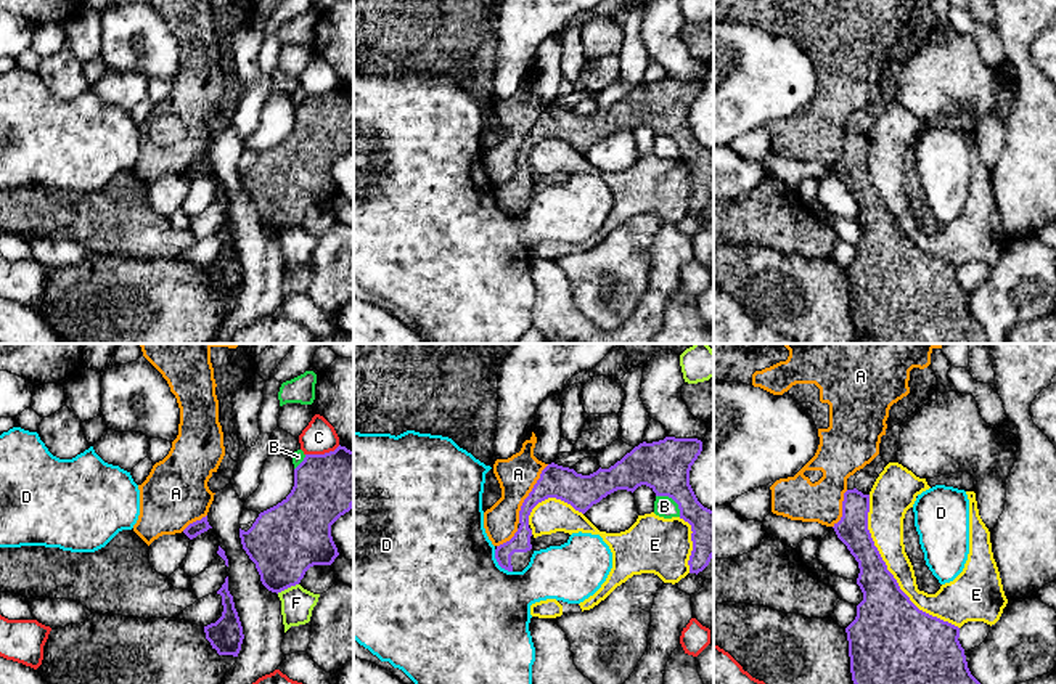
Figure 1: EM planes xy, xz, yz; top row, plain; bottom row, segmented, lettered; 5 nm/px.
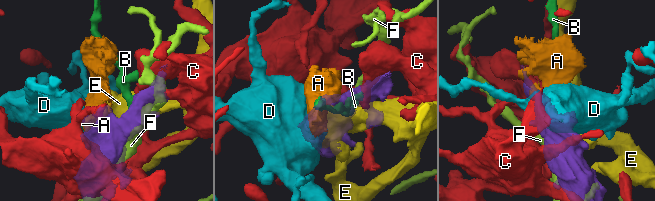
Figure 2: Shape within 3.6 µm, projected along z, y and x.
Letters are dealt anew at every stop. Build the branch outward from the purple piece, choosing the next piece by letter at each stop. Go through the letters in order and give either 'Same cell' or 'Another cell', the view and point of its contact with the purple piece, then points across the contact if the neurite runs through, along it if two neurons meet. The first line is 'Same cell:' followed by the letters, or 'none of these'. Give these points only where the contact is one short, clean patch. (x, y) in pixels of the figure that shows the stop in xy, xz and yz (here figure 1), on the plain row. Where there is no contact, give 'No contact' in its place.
Same cell: none of these
A: Another cell. Touches purple at xz (529, 134)
B: Another cell. Touches purple at xz (672, 138)
C: Another cell. Touches purple at xy (322, 95)
D: Another cell. Touches purple at xz (499, 204). Boundary: xz (494, 190), (495, 201), (511, 212)
E: Another cell. Touches purple at yz (889, 212)
F: Another cell. Touches purple at xy (286, 228)

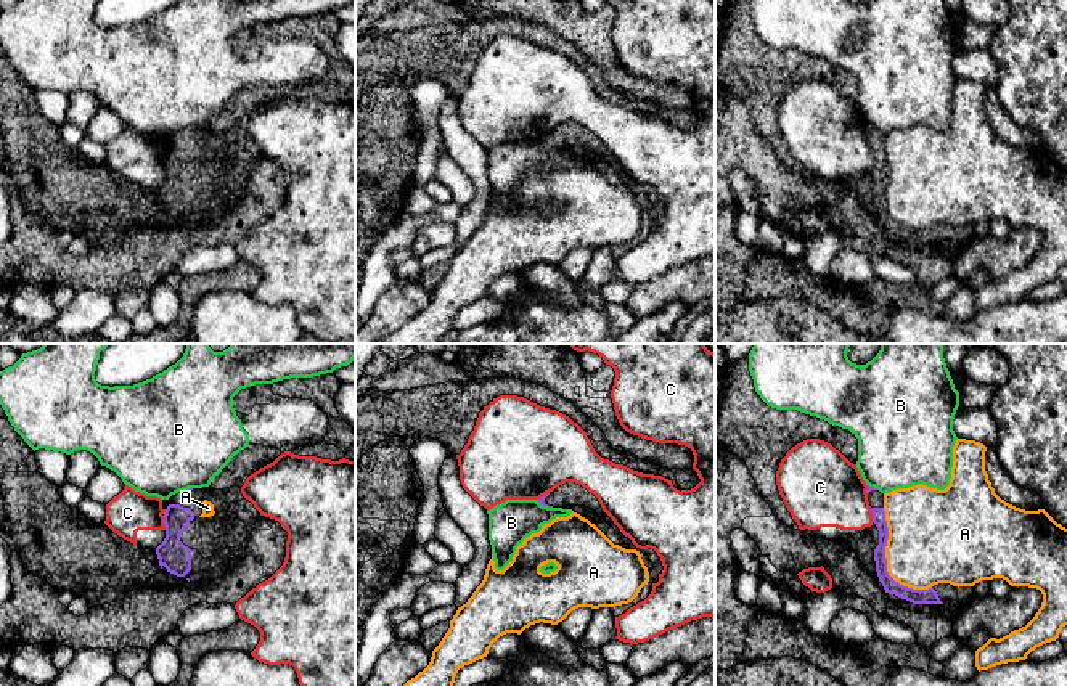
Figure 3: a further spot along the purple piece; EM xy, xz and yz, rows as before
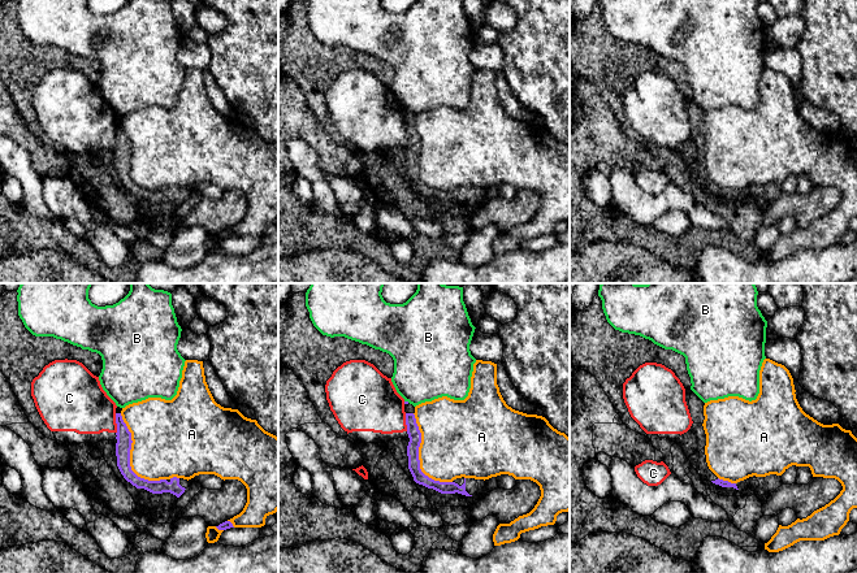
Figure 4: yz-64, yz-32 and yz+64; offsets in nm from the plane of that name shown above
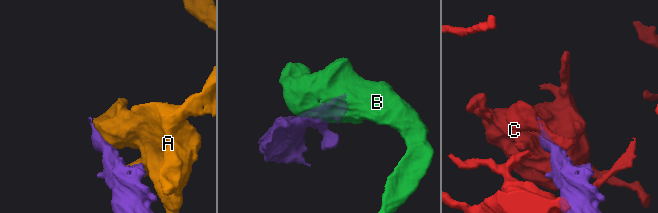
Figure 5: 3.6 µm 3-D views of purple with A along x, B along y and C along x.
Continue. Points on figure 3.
Same cell: none of these
A: Another cell. Touches purple at yz (886, 203)
B: Another cell. Touches purple at xz (545, 145). Boundary: xz (537, 140), (551, 148)
C: Another cell. Touches purple at xy (164, 159)

